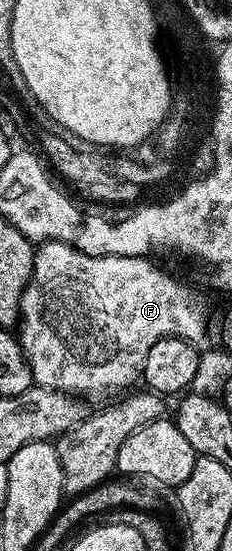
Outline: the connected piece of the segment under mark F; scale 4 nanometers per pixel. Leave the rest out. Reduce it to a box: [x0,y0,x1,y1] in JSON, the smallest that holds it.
[17,242,207,396]

